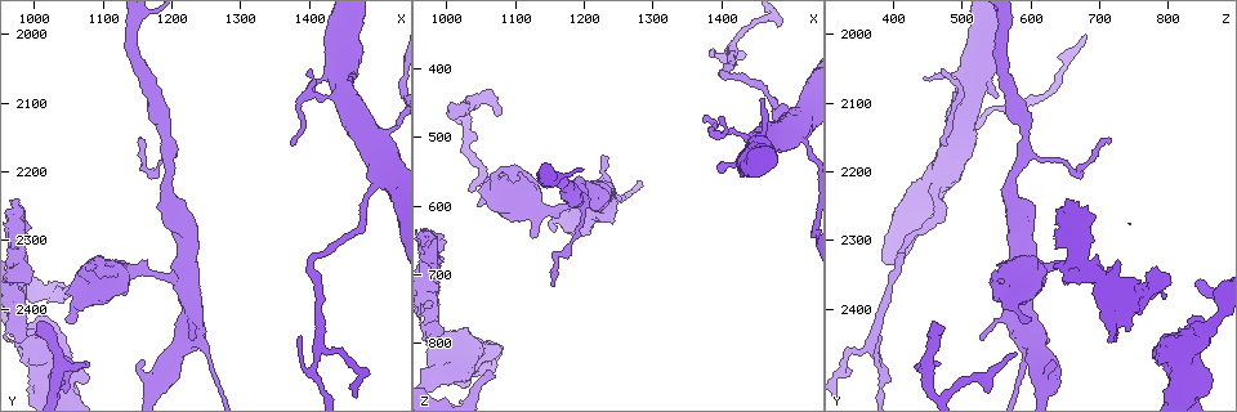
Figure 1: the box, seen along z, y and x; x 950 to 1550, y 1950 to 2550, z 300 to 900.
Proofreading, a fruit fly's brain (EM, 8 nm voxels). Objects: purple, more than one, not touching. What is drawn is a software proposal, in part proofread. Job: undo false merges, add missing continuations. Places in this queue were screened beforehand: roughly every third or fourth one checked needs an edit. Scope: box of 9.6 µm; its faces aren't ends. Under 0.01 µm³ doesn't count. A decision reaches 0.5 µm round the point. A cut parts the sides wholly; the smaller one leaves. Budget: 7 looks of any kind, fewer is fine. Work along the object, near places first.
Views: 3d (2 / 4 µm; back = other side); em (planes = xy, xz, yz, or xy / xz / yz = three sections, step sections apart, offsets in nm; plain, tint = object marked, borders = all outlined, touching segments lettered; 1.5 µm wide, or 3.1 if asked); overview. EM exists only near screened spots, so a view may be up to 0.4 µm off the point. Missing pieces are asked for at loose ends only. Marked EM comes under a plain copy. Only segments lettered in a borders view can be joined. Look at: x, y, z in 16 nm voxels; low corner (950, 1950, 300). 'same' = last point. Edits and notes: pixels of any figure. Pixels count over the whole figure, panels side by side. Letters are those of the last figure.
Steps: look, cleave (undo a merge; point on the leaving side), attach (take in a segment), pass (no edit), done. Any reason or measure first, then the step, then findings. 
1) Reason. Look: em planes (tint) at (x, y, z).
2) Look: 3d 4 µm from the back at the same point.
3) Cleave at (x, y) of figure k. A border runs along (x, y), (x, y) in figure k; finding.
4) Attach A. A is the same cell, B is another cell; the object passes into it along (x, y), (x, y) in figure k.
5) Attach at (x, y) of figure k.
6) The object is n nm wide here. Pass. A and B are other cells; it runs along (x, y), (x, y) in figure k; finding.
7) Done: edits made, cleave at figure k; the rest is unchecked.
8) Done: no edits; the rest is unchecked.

Look: em planes (tint) at (1030, 2465, 585).

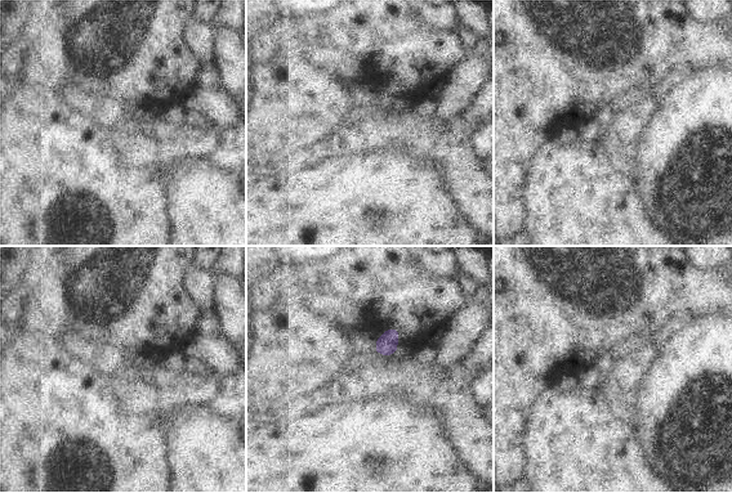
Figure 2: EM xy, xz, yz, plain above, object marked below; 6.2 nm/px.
Look: em planes (borders) at the same point.

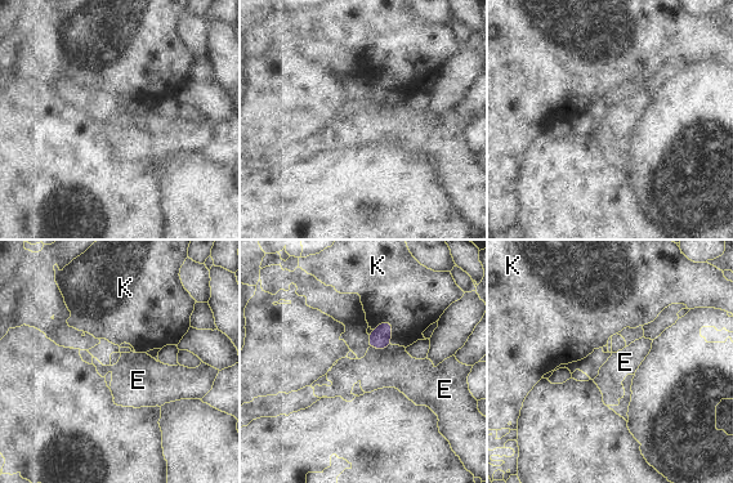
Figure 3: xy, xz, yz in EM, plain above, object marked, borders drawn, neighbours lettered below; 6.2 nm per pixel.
The object is 90 nm wide here. Pass. E and K are other cells; a border runs along (390, 344), (381, 349), (369, 348) in figure 3; none of them fits.

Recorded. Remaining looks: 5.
An open end. Look: em planes (borders) at (995, 2360, 650).

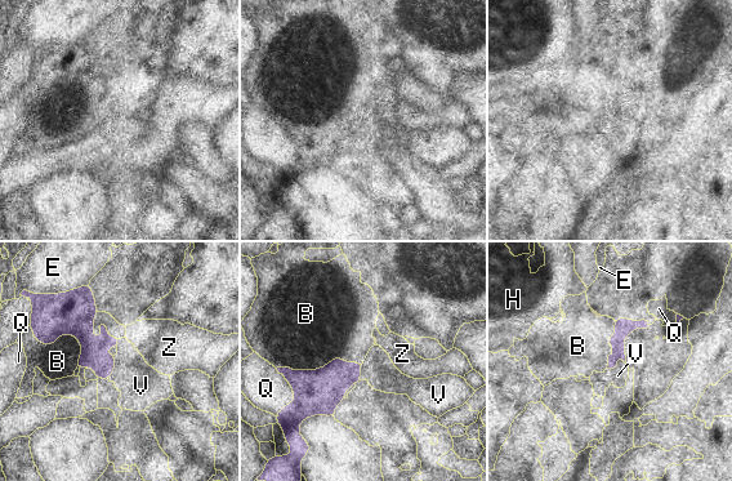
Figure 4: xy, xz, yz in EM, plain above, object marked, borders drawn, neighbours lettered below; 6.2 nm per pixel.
Pass. B, E, H, Q, V and Z are other cells; it runs along (646, 323), (619, 337), (611, 364) in figure 4; none of them fits.

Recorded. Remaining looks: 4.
Branch stops here. Look: 3d 2 µm at (1005, 2420, 465).

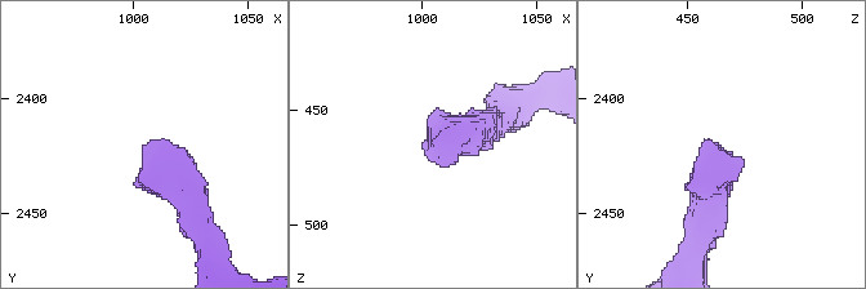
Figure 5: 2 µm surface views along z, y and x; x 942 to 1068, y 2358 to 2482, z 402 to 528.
Now the EM. Look: em planes (borders) at (1006, 2419, 463).

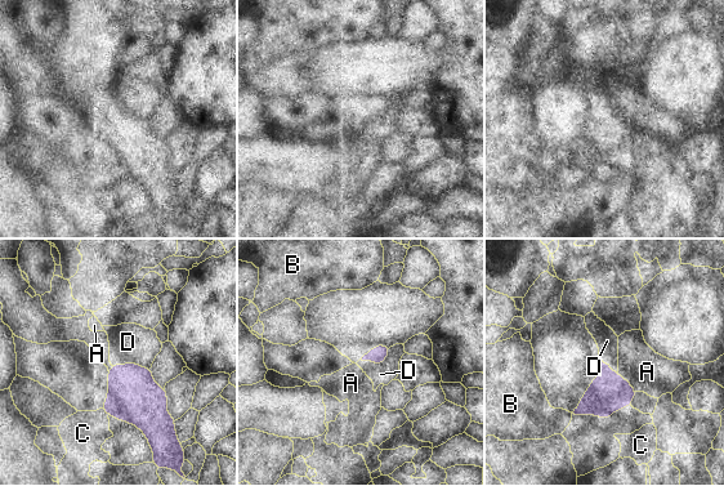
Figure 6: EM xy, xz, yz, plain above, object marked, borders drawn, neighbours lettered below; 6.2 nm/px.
Pass. A, B, C and D are other cells; a border runs along (111, 364), (135, 362), (150, 368) in figure 6; none of them fits.

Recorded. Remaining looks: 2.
Done: no edits; the rest is unchecked.

